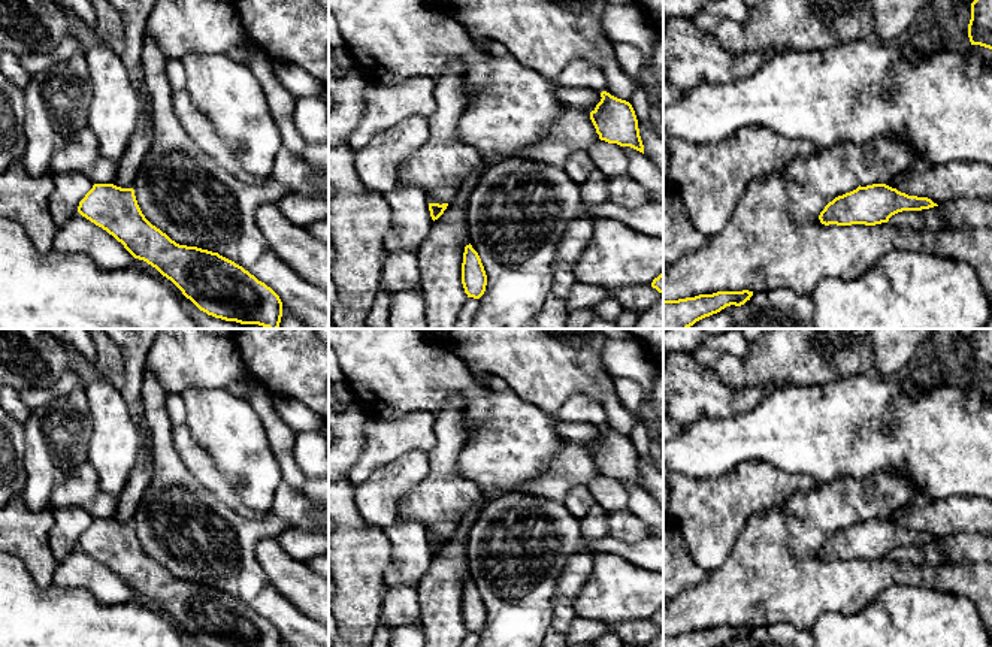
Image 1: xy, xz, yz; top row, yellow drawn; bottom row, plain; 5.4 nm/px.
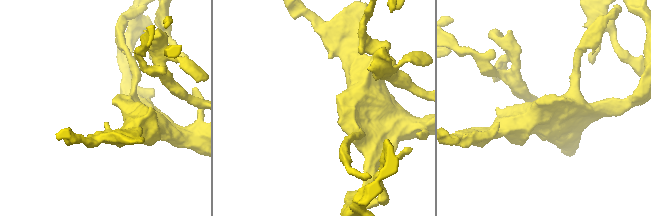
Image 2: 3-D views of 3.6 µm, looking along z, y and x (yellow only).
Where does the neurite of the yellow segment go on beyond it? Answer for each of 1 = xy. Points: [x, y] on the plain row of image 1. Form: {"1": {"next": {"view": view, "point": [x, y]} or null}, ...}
{"1": {"next": null}}

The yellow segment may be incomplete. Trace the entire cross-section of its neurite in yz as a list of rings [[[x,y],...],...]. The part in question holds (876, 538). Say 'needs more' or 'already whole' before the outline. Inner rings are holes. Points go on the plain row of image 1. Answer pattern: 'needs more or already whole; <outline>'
already whole; [[[886,518],[858,521],[856,524],[835,532],[820,547],[822,559],[875,560],[902,545],[922,545],[938,541],[928,532],[908,530]]]

